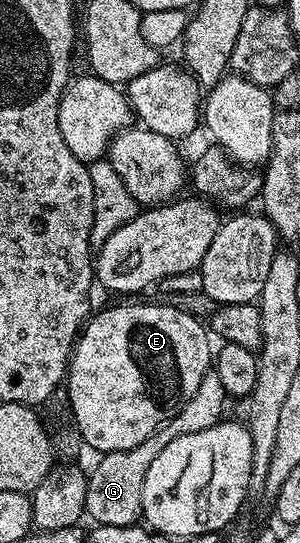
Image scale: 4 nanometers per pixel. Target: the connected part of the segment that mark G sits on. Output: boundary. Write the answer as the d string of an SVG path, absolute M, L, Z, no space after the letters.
M215 370L207 372L201 381L197 393L181 405L181 409L173 418L167 420L159 430L148 439L141 441L141 445L133 445L133 449L108 451L98 456L99 464L87 475L87 492L85 493L85 515L92 524L104 527L117 525L118 527L134 527L143 518L143 502L141 489L145 489L145 473L149 473L149 464L161 454L161 449L169 445L169 441L177 441L185 433L201 433L201 429L213 429L213 425L224 422L223 410L229 404L229 396L225 389L221 389L221 381Z

